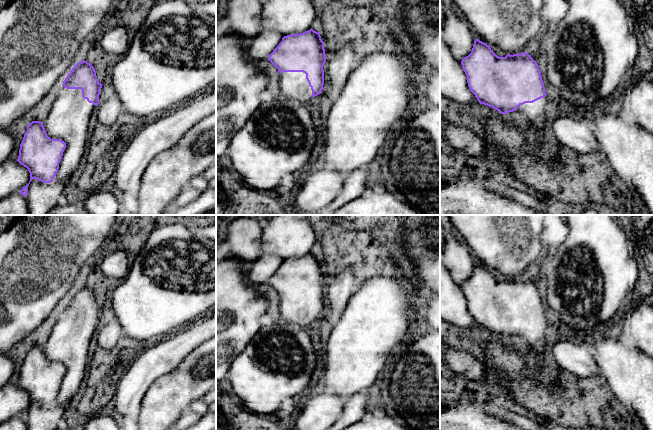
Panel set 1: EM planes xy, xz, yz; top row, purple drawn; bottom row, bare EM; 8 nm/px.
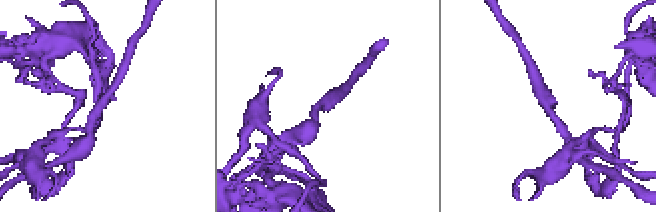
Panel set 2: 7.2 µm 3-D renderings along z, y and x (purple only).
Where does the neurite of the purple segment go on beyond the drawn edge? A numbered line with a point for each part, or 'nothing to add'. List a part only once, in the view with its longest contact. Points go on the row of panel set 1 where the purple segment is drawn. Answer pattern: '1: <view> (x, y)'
1: xy (68, 120)

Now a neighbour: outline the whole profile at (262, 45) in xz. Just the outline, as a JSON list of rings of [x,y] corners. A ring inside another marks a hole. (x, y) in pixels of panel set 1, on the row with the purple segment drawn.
[[[262,30],[251,39],[251,44],[247,49],[248,58],[255,62],[267,59],[282,41],[282,38],[283,35],[278,32]]]

